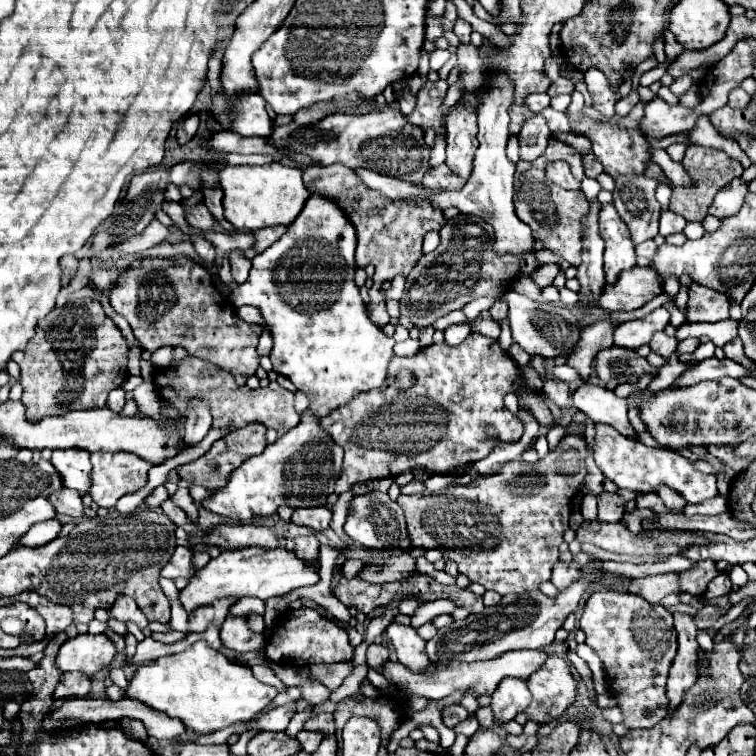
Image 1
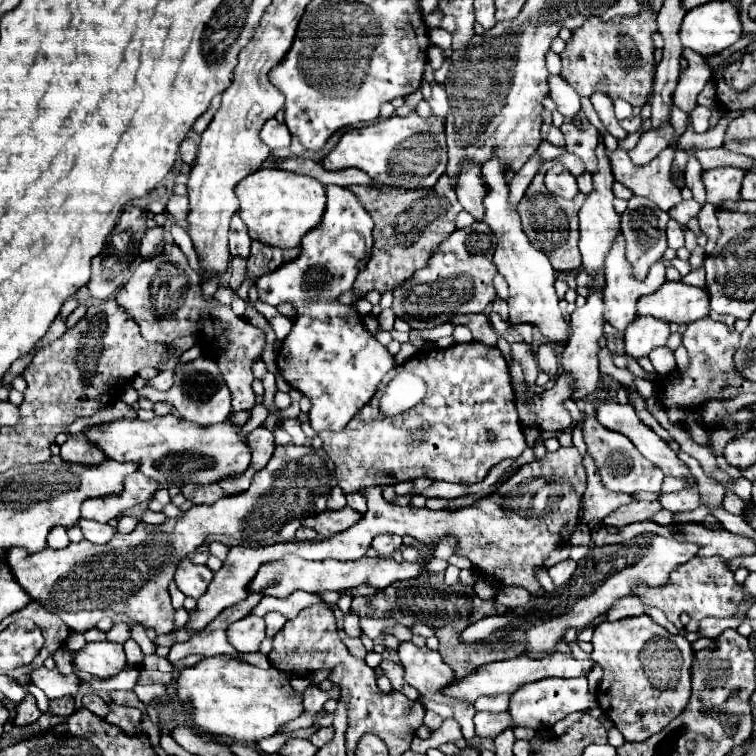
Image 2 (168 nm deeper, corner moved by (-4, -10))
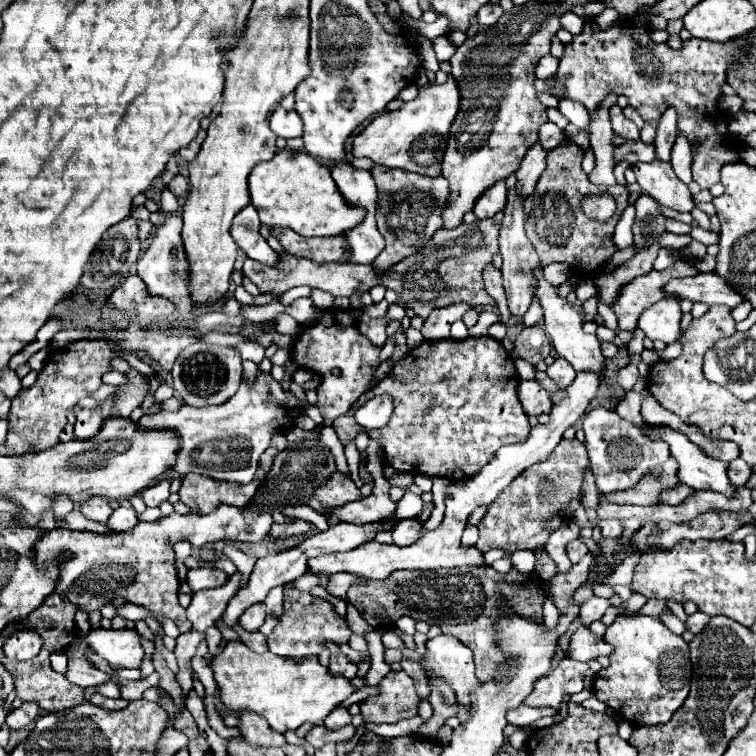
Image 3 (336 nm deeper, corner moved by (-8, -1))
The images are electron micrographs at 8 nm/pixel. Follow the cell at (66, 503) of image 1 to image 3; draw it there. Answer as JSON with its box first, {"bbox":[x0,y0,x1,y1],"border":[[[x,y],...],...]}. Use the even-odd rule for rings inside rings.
{"bbox":[106,507,138,531],"border":[[[120,507],[120,509],[116,509],[116,511],[112,513],[112,517],[106,521],[106,525],[112,527],[114,531],[128,531],[128,529],[132,529],[134,525],[138,525],[138,515],[136,515],[134,509],[124,509],[124,507]]]}

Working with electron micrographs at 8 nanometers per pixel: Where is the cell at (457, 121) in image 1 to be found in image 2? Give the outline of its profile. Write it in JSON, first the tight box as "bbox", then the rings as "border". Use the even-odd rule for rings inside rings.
{"bbox":[456,160,486,220],"border":[[[464,160],[462,168],[456,176],[456,194],[458,194],[458,202],[462,204],[462,208],[466,212],[470,212],[476,220],[484,214],[484,206],[482,206],[482,198],[486,194],[482,180],[480,180],[480,166]]]}

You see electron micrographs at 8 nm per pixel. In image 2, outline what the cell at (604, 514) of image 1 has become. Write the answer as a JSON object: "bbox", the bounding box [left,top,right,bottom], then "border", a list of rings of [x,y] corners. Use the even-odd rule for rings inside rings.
{"bbox":[602,502,662,526],"border":[[[630,502],[626,506],[620,506],[612,514],[608,514],[602,522],[604,526],[628,526],[632,522],[644,522],[652,518],[654,512],[658,512],[662,506],[658,502]]]}

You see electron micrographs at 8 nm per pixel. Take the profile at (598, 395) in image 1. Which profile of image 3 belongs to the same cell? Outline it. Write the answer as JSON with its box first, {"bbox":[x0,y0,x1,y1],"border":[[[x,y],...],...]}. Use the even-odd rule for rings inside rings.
{"bbox":[644,425,736,497],"border":[[[646,425],[644,433],[650,439],[664,439],[670,445],[672,457],[678,461],[678,479],[694,489],[708,489],[722,493],[726,497],[734,497],[736,487],[728,479],[728,463],[708,457],[698,445],[694,445],[686,435],[668,429],[668,427],[652,427]]]}

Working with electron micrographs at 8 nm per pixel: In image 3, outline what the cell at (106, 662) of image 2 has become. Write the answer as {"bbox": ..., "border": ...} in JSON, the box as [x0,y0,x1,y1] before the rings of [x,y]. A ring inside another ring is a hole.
{"bbox":[86,629,144,669],"border":[[[92,629],[86,635],[86,641],[100,657],[110,663],[112,669],[140,669],[144,649],[140,645],[140,635],[136,629]]]}

